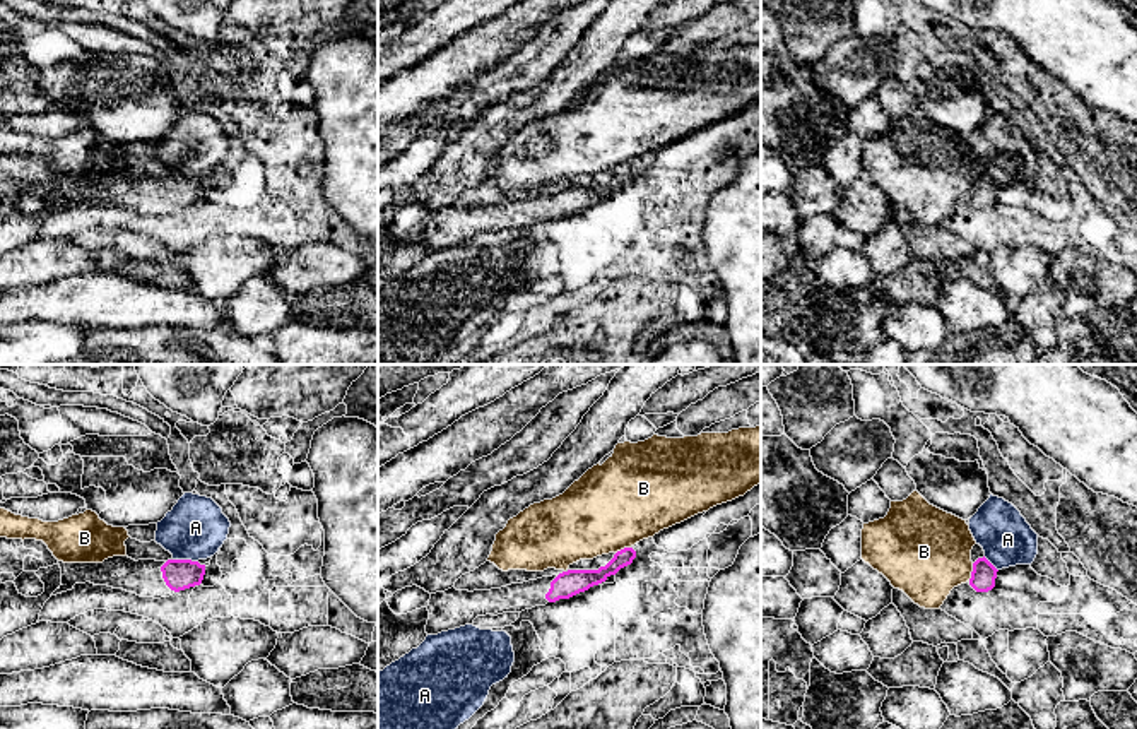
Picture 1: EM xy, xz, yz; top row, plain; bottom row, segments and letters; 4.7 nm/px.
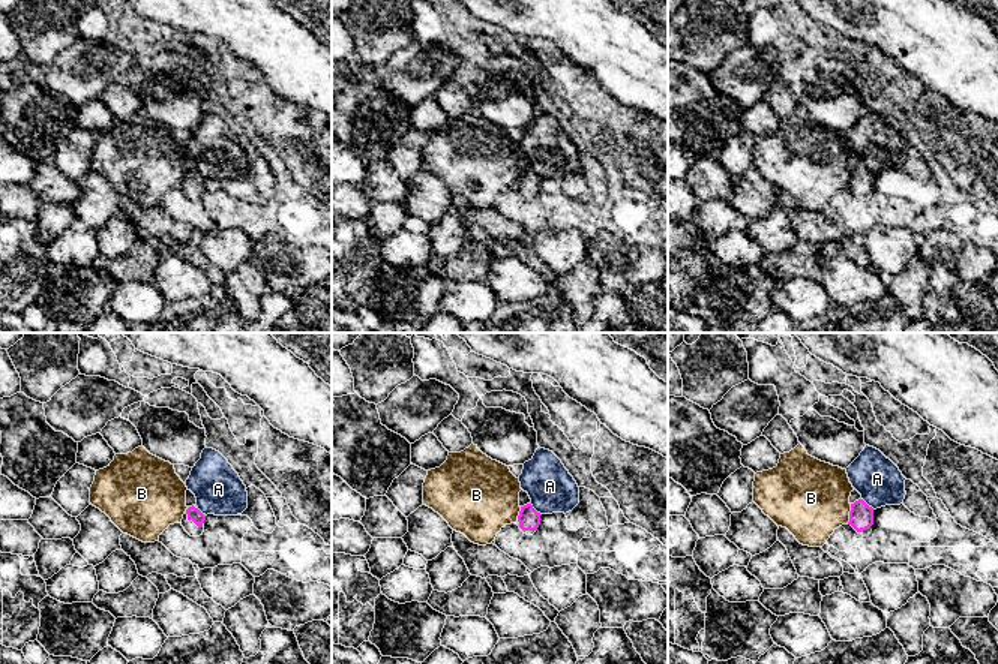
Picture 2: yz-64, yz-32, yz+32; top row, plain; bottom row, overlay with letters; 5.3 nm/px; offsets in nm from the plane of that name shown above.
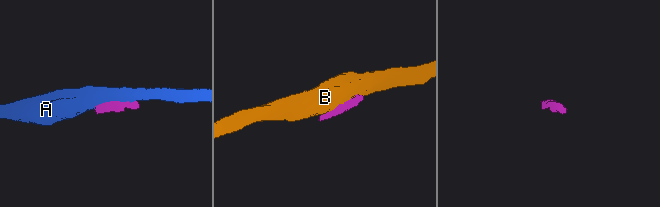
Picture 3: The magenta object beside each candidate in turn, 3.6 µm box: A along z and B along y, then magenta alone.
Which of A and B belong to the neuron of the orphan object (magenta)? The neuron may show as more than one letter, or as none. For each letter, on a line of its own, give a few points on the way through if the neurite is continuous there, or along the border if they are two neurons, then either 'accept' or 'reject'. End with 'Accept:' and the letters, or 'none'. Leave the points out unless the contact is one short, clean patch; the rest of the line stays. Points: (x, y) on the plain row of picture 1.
A: reject
B: reject
Accept: none

